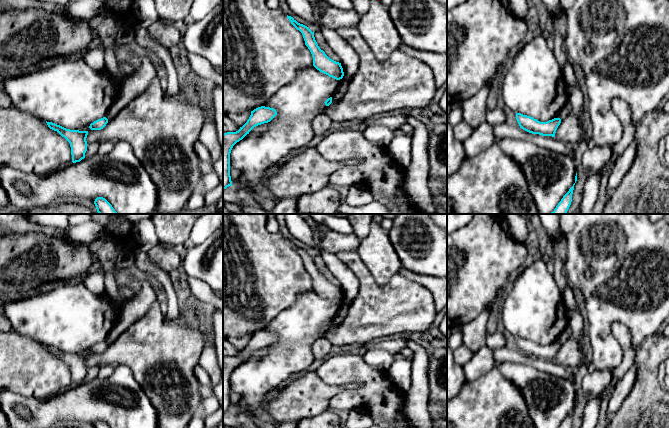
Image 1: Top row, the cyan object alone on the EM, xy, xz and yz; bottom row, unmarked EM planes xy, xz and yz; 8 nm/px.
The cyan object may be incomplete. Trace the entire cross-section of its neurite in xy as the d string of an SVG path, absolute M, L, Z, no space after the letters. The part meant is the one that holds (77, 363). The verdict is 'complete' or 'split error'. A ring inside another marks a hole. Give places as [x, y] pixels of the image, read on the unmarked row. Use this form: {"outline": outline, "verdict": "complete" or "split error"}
{"outline": "M46 345L46 347L50 353L57 355L70 367L73 387L80 386L85 382L88 355L70 354L52 346Z", "verdict": "complete"}

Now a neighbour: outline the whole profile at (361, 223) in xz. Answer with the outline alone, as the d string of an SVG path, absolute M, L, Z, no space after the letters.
M349 214L348 220L353 227L353 233L362 241L370 231L370 224L376 214Z

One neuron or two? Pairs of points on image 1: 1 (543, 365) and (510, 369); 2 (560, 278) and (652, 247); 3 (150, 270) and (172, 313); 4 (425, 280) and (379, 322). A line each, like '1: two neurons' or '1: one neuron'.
1: two neurons
2: two neurons
3: one neuron
4: two neurons

